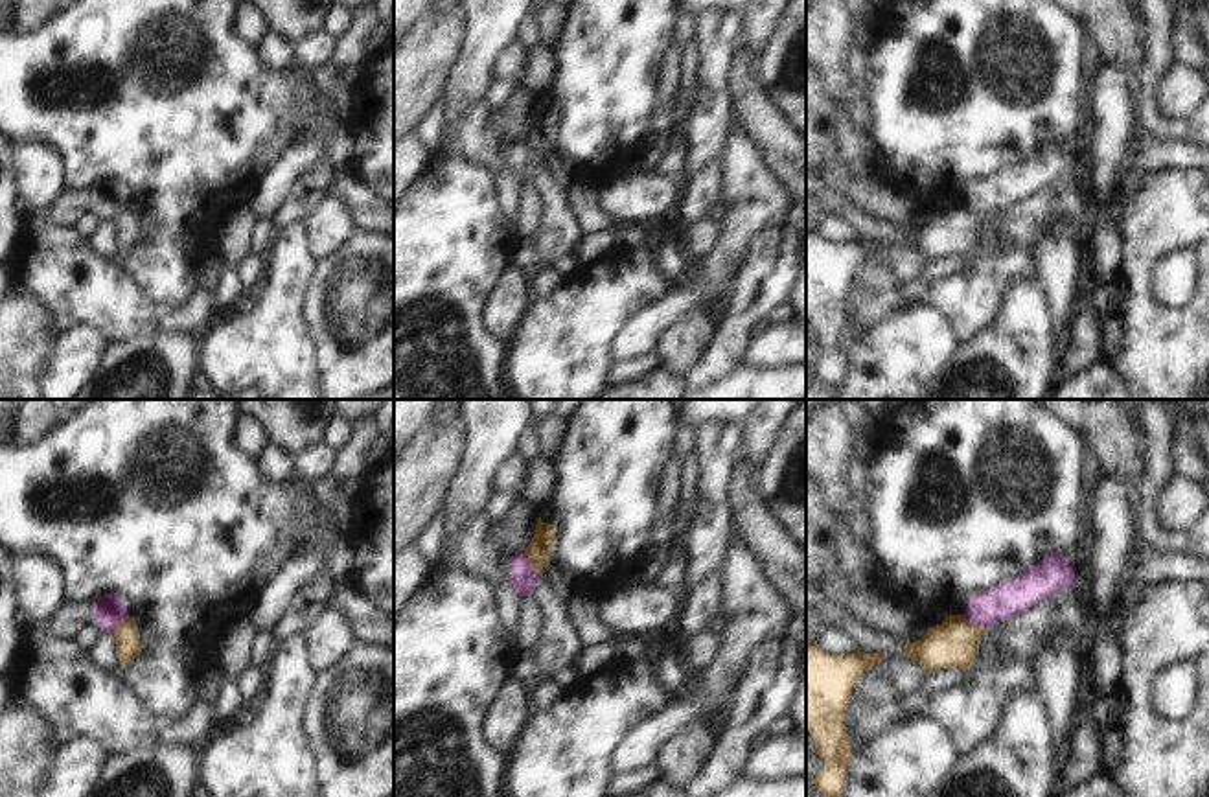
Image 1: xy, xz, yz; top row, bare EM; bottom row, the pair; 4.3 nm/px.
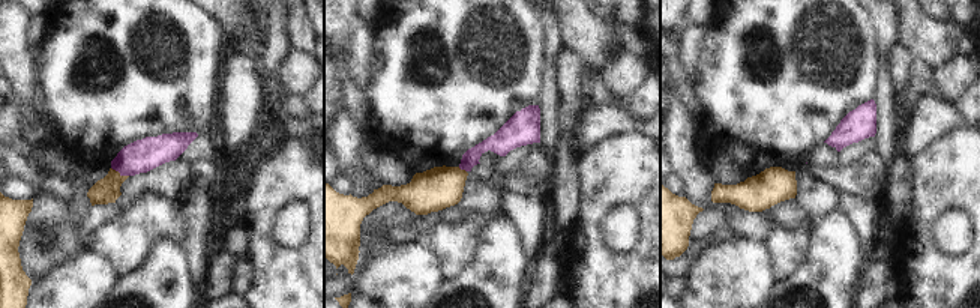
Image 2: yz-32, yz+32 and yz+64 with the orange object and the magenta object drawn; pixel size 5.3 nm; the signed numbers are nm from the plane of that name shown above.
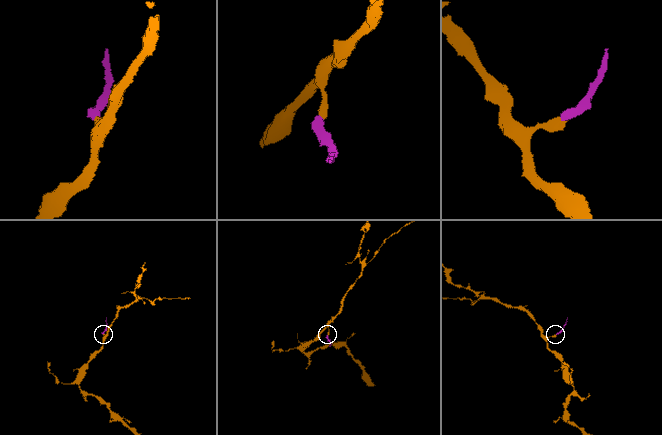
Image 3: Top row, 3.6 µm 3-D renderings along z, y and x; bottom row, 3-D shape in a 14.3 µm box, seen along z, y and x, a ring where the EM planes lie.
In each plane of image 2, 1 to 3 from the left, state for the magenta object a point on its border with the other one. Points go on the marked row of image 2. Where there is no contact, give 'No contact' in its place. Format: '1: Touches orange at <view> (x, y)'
1: Touches orange at yz-32 (119, 173)
2: Touches orange at yz+32 (462, 170)
3: No contact.

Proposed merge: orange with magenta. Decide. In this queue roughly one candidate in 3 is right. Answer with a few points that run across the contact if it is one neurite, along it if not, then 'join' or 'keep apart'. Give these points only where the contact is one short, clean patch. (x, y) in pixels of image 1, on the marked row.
line yz (961, 615), (987, 630); keep apart

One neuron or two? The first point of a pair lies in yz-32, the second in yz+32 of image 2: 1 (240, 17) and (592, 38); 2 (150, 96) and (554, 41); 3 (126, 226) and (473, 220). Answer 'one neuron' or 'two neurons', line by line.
1: one neuron
2: two neurons
3: one neuron

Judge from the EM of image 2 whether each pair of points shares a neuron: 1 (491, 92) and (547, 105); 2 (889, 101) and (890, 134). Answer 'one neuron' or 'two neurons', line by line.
1: two neurons
2: one neuron

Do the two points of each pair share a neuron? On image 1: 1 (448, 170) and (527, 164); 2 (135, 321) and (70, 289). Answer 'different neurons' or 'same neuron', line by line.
1: different neurons
2: same neuron

